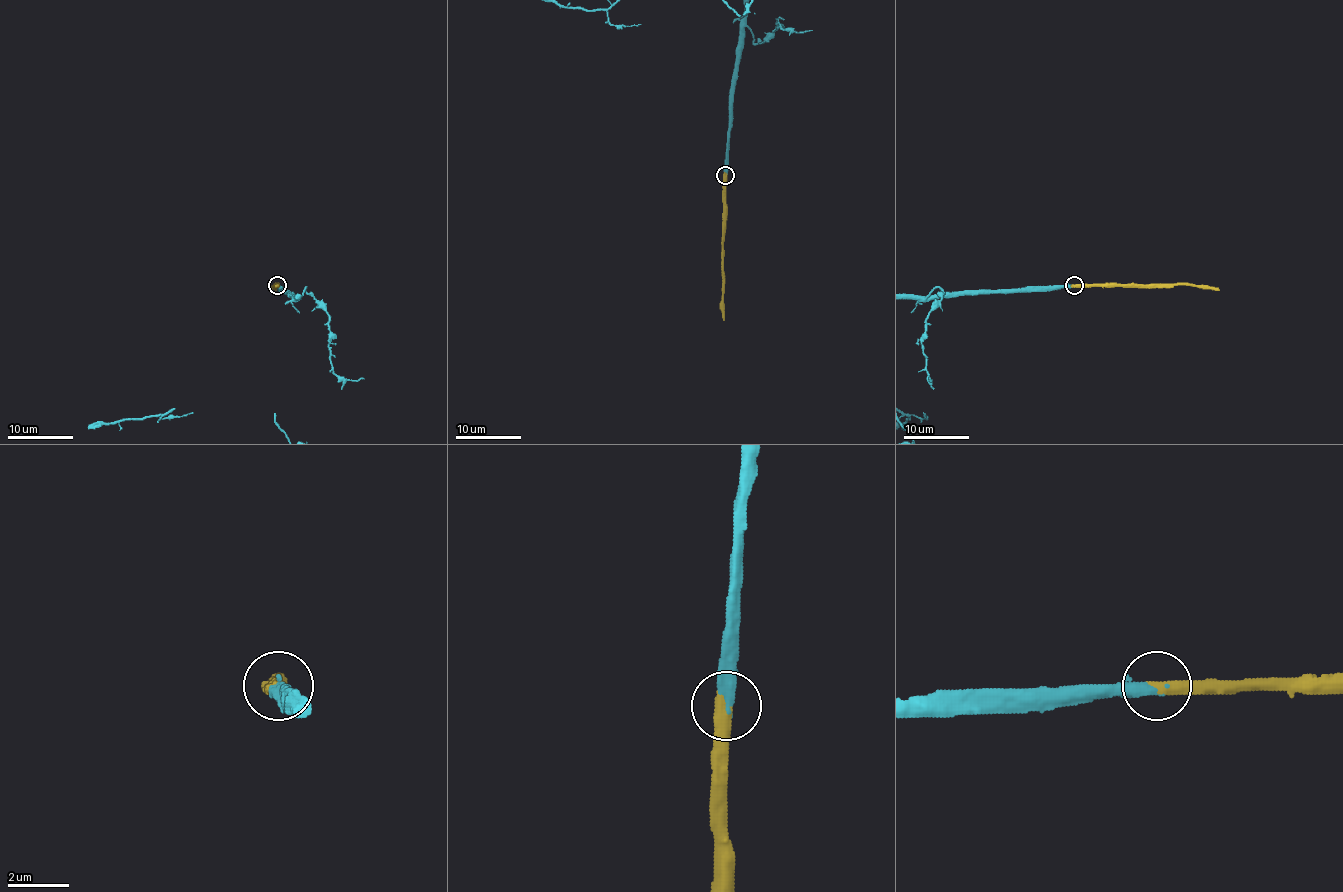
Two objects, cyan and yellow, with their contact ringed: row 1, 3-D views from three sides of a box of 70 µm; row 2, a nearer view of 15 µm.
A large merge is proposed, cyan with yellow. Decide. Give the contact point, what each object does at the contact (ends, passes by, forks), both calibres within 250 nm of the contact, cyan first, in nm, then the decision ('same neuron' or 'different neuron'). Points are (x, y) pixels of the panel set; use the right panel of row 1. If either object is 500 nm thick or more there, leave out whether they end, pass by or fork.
at (1074, 285); 440 nm thick on the cyan side, 500 nm on the other; same neuron

